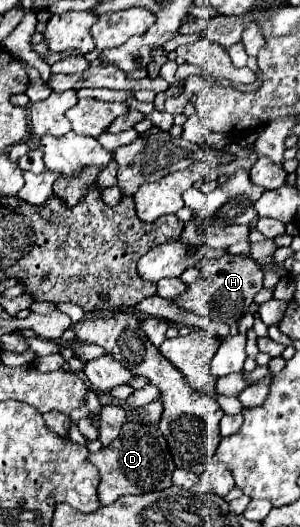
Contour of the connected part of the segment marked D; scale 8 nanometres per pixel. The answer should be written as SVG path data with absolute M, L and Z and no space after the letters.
M130 421L122 427L118 439L98 453L90 453L88 461L100 471L98 499L102 505L114 503L122 495L140 495L148 491L162 491L172 485L172 473L176 469L168 443L156 425L144 421Z

